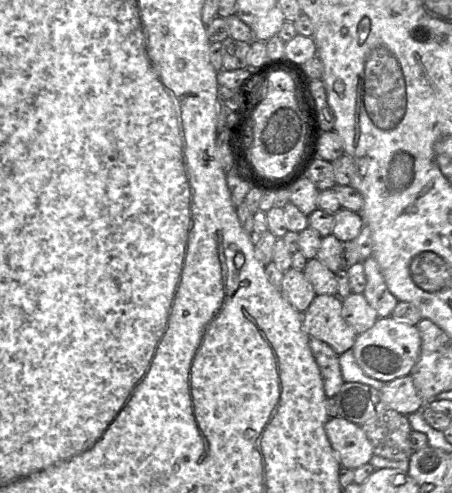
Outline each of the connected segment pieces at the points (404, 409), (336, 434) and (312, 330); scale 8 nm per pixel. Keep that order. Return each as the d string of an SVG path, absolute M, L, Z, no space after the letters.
M410 375L386 382L380 391L384 407L403 415L419 412L426 406L418 395Z
M342 417L330 418L325 432L342 467L355 470L369 463L373 446L362 427Z
M316 295L303 312L306 333L327 343L338 355L353 348L357 337L342 317L342 300L337 295Z

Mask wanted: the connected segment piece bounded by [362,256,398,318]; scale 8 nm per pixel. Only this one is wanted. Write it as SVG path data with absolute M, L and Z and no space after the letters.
M371 256L363 260L362 264L366 277L364 297L379 318L390 317L398 300L390 293L376 259Z

